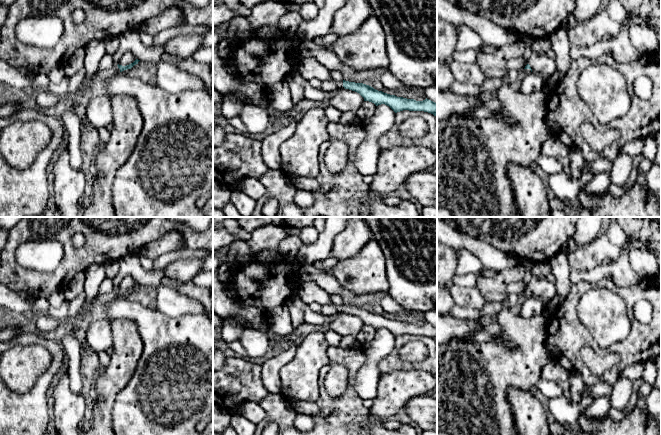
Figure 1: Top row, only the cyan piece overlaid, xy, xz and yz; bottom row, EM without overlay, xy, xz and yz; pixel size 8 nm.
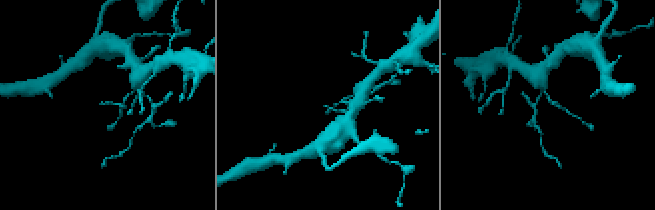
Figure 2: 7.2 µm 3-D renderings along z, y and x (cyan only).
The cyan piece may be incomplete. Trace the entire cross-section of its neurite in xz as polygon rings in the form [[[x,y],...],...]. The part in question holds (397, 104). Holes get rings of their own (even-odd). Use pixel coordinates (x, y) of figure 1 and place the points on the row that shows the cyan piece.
[[[335,81],[338,88],[344,87],[359,93],[364,101],[374,103],[376,106],[385,104],[389,106],[395,113],[409,110],[409,111],[424,111],[433,114],[437,118],[437,104],[429,99],[423,101],[416,101],[414,99],[407,99],[403,97],[397,97],[390,95],[382,91],[378,91],[373,87],[363,84],[349,81]]]

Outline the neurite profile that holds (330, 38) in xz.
[[[330,32],[327,35],[321,37],[321,40],[323,44],[328,47],[332,45],[337,40],[337,38],[338,38],[337,34]]]

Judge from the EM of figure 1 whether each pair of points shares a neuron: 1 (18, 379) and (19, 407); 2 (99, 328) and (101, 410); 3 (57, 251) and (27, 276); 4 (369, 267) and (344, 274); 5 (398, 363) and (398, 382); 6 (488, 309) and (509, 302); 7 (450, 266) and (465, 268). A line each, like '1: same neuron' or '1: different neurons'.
1: different neurons
2: different neurons
3: different neurons
4: same neuron
5: different neurons
6: same neuron
7: different neurons

